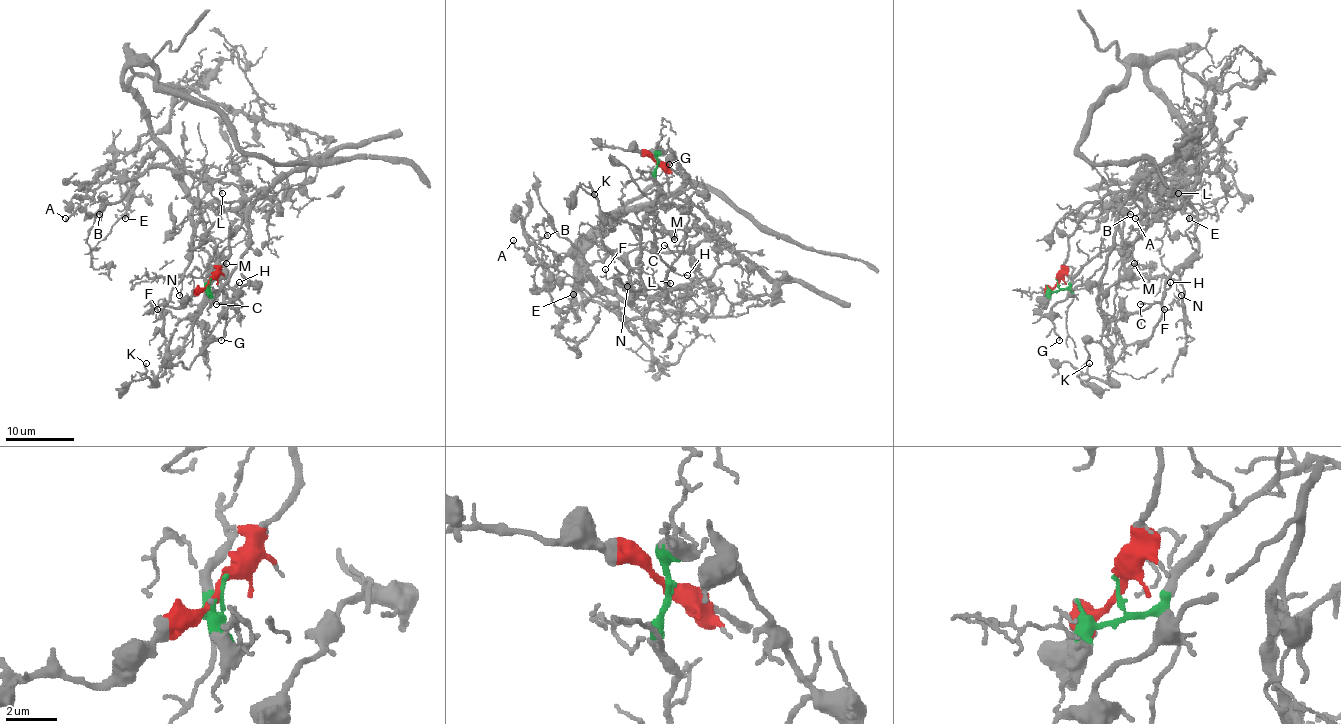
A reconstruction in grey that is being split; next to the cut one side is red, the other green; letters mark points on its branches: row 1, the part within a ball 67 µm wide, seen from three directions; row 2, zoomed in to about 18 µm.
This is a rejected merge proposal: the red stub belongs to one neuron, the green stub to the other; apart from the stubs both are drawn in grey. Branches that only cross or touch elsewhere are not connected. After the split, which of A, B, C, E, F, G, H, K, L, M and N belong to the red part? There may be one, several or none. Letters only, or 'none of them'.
A, G, K, L, M

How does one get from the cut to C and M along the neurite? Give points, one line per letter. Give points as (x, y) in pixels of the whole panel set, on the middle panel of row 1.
C: (658, 162), (658, 201), (641, 232), (639, 272), (649, 301), (663, 303), (677, 256), (665, 244)
M: (658, 162), (689, 182), (685, 194), (715, 232), (710, 234), (679, 206), (654, 203), (658, 220), (673, 239)

